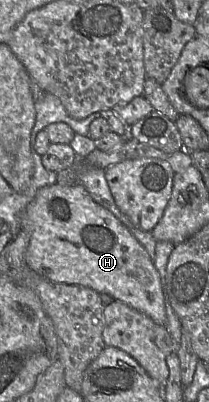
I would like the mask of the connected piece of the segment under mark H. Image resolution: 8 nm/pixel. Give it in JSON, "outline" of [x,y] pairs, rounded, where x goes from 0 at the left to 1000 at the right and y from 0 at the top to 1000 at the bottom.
{"outline":[[[239,458],[187,470],[120,520],[105,567],[139,587],[120,652],[148,672],[249,701],[402,711],[474,731],[512,731],[689,779],[742,803],[794,811],[785,697],[737,652],[612,567],[522,522],[464,507],[392,460]]]}

